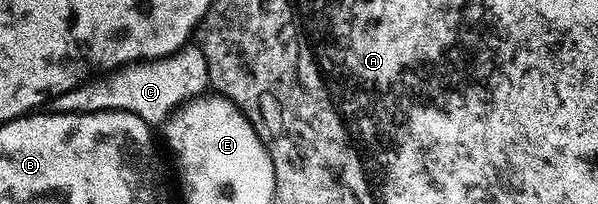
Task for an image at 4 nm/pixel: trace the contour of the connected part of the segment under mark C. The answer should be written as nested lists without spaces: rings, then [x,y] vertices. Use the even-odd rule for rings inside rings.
[[[189,43],[168,57],[155,57],[153,61],[133,61],[131,65],[122,65],[111,73],[97,76],[79,85],[77,89],[51,98],[50,105],[57,113],[126,111],[138,115],[147,125],[160,127],[180,106],[201,96],[208,88],[206,55],[200,50],[199,44]]]

